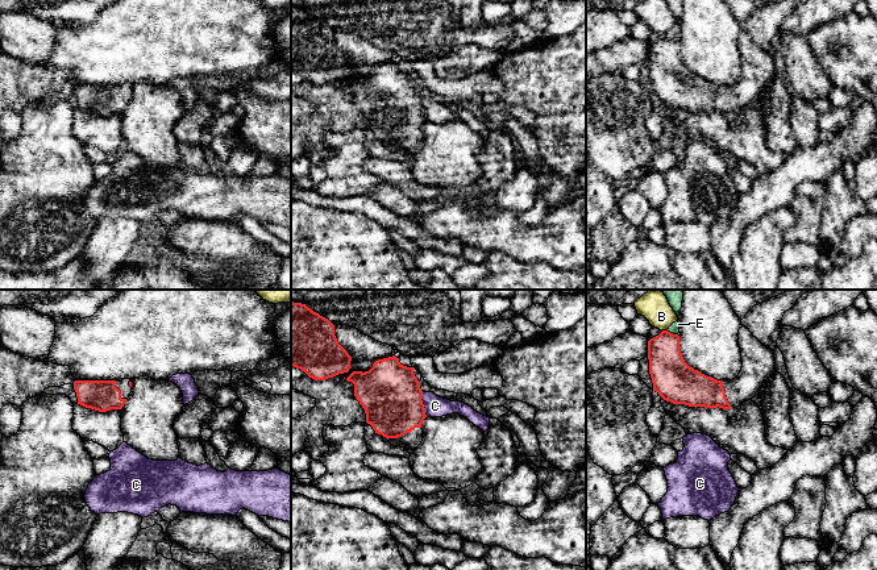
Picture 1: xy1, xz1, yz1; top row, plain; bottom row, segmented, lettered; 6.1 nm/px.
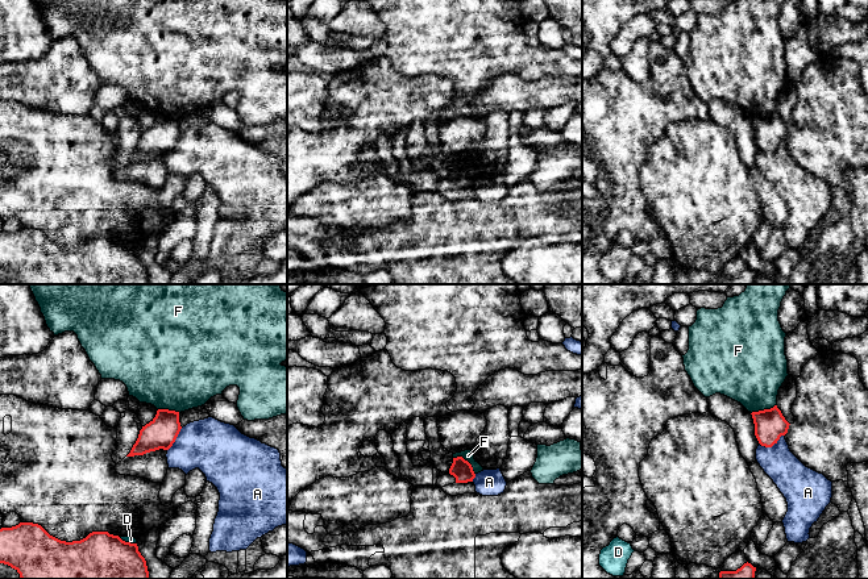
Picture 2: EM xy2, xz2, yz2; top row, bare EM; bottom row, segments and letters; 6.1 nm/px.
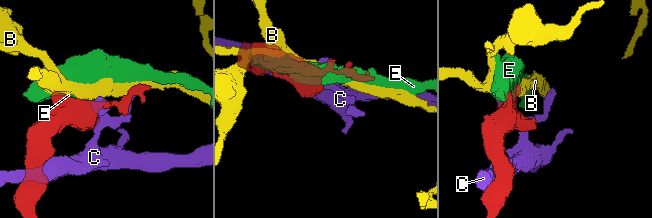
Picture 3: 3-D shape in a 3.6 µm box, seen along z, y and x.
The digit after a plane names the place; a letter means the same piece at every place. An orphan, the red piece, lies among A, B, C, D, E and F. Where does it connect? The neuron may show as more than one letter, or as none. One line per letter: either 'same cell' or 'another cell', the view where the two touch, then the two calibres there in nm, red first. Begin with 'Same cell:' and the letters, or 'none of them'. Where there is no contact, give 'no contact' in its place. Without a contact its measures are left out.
Same cell: none of them
A: another cell | yz2 | 190/220 nm
B: another cell | yz1 | 240/170 nm
C: another cell | xz1 | 380/130 nm
D: another cell | xy2 | 500/40 nm
E: another cell | yz1 | 240/60 nm
F: another cell | xz2 | 120/70 nm

